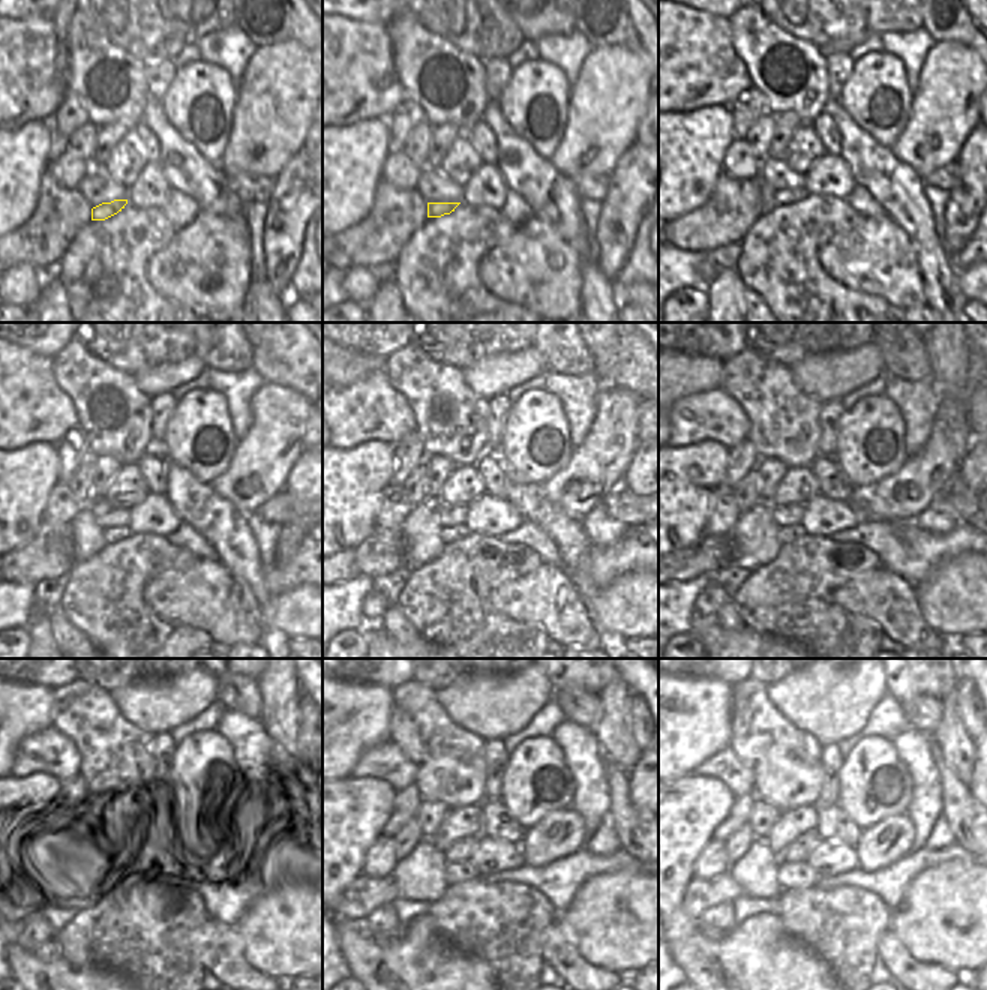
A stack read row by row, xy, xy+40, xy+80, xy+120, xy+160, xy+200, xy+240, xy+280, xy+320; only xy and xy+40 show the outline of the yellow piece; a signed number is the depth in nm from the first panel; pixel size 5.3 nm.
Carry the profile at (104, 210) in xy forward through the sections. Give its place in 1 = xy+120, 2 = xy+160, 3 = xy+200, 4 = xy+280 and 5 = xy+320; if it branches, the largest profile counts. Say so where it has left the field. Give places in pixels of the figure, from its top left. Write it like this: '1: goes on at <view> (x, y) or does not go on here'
1: goes on at xy+120 (113, 534)
2: goes on at xy+160 (447, 534)
3: goes on at xy+200 (786, 534)
4: goes on at xy+280 (455, 872)
5: goes on at xy+320 (791, 875)

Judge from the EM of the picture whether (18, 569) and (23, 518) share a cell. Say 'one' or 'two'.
two

